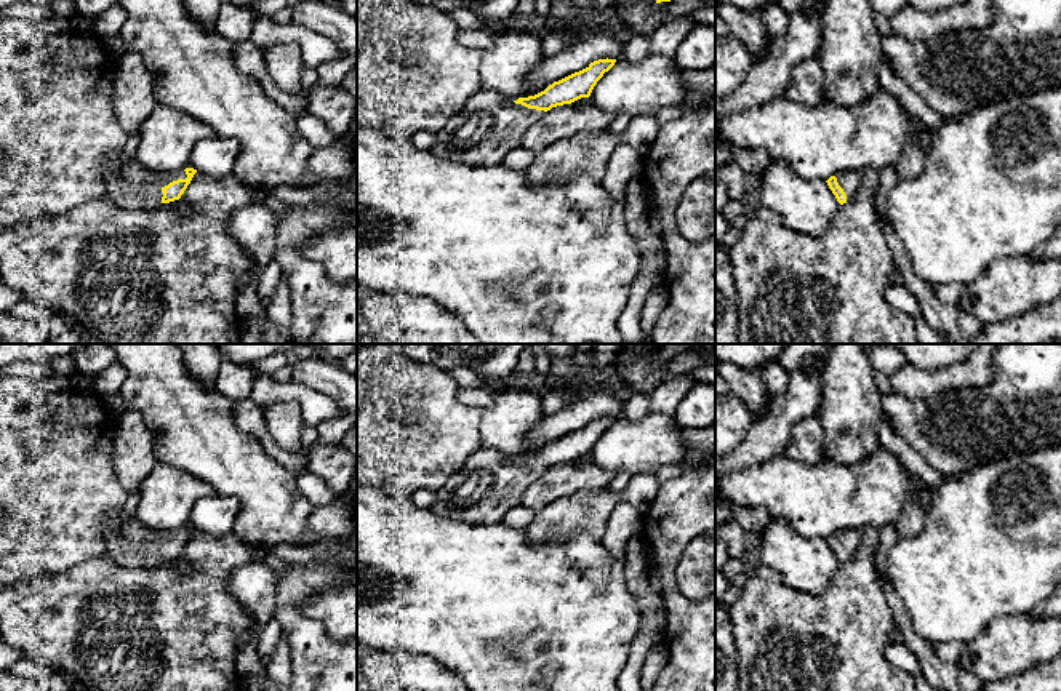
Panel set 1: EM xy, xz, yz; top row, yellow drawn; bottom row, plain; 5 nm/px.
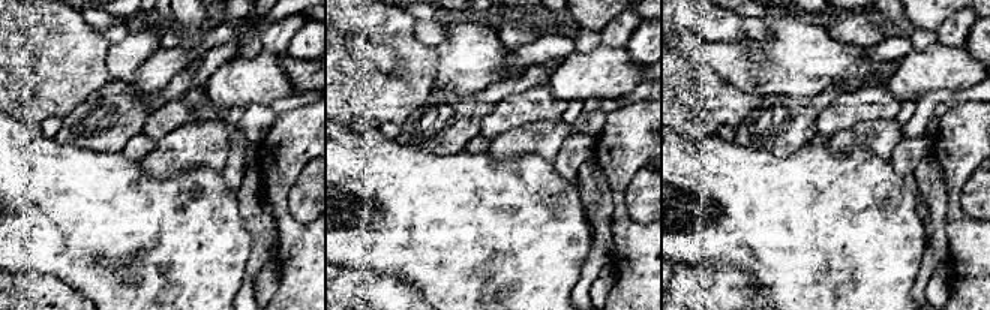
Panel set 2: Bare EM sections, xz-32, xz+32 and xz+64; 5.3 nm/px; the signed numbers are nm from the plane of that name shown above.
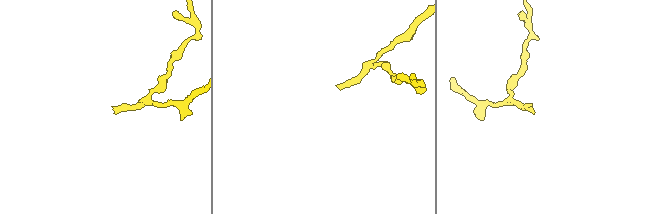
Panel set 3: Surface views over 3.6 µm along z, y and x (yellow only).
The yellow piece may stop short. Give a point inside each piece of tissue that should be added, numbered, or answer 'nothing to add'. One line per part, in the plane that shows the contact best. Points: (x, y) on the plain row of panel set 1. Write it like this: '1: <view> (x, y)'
1: xy (130, 544)

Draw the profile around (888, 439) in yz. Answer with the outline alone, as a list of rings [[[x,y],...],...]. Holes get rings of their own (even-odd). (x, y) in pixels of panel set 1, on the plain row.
[[[882,416],[882,424],[879,429],[879,443],[887,451],[893,453],[901,464],[931,491],[947,481],[954,480],[959,475],[947,475],[935,467],[931,467],[917,451],[914,451],[891,427],[890,421]]]

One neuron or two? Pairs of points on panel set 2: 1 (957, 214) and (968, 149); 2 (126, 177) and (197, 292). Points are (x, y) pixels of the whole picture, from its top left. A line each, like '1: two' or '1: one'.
1: one
2: one

